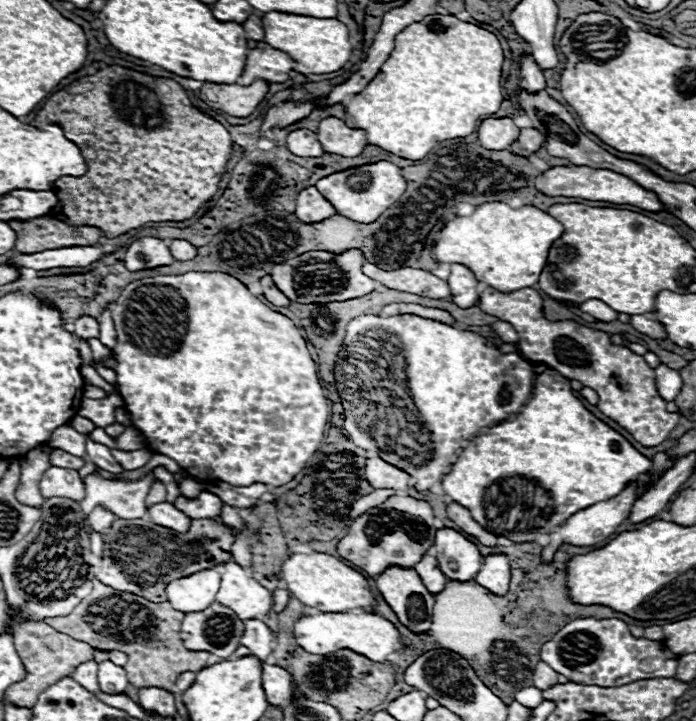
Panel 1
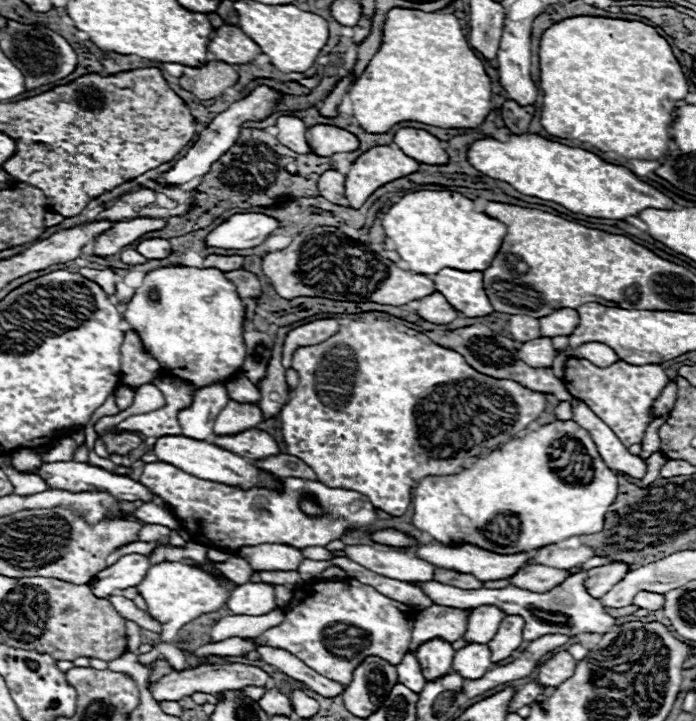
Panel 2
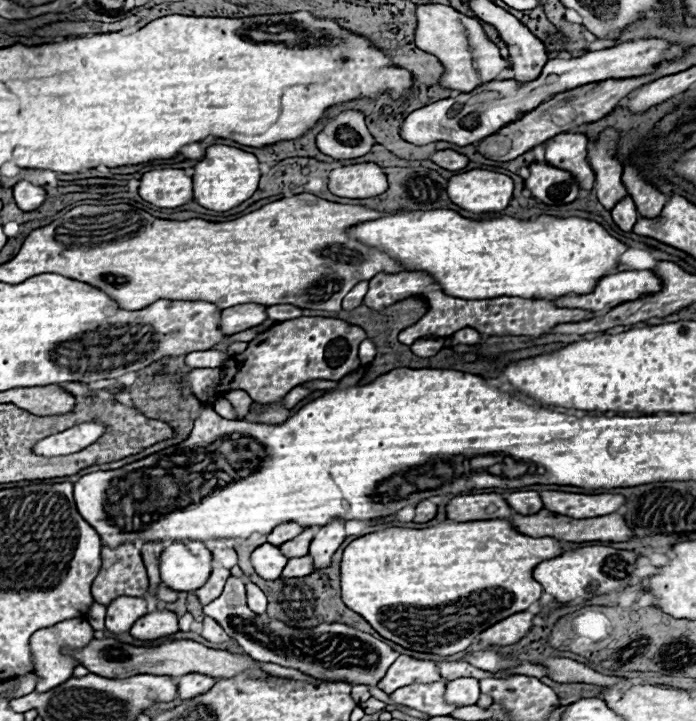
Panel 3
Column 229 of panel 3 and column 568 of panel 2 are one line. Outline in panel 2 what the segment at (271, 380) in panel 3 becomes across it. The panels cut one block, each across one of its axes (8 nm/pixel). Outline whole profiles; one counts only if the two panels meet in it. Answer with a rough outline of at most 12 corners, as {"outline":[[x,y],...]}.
{"outline":[[570,358],[566,390],[626,446],[670,378],[658,364]]}

